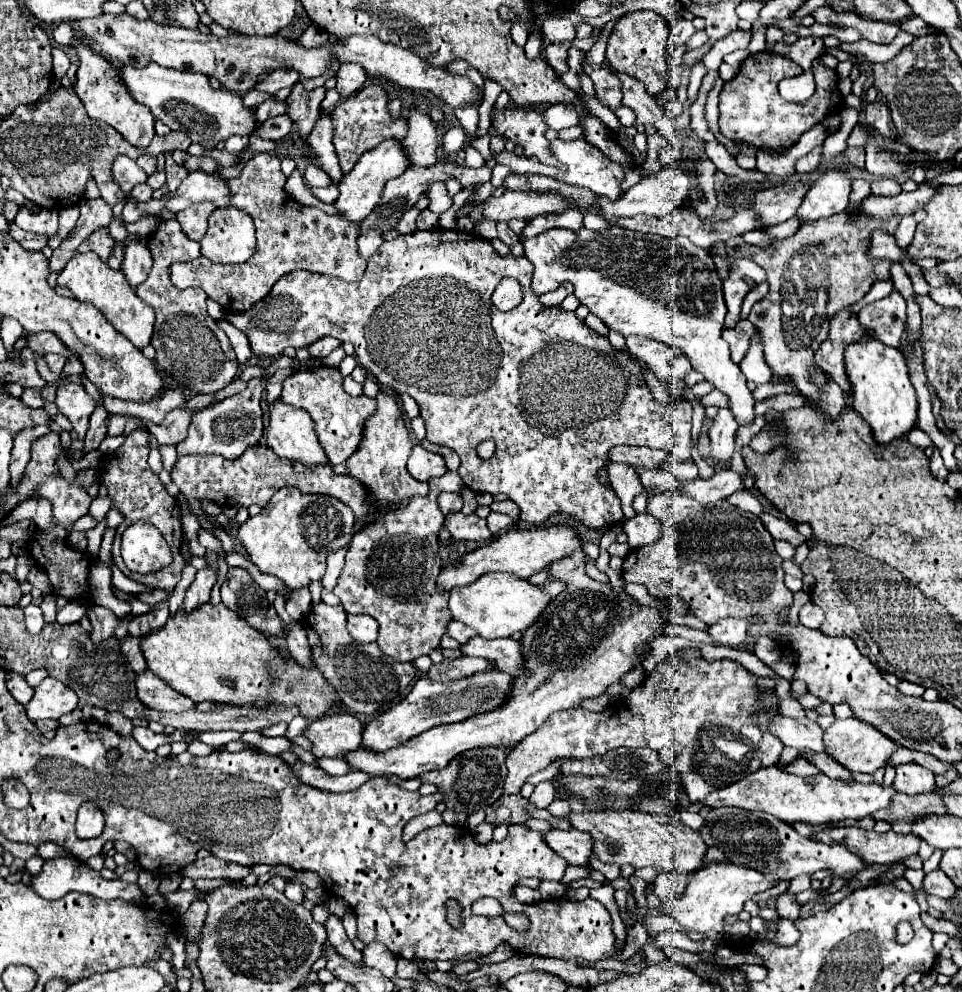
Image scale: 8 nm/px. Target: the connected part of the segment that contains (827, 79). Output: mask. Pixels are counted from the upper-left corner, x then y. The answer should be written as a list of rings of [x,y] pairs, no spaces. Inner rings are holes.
[[[761,51],[749,55],[737,77],[729,83],[725,83],[721,95],[719,95],[719,129],[721,133],[735,141],[735,143],[749,143],[757,149],[765,151],[781,151],[789,149],[797,143],[797,139],[809,131],[813,125],[821,123],[827,115],[841,111],[843,107],[843,95],[839,91],[839,77],[835,69],[829,69],[821,63],[821,57],[813,61],[813,75],[815,75],[815,93],[803,101],[803,103],[789,103],[779,95],[779,81],[787,77],[801,75],[803,69],[793,63],[791,59],[785,59],[781,55],[775,55],[771,51]]]

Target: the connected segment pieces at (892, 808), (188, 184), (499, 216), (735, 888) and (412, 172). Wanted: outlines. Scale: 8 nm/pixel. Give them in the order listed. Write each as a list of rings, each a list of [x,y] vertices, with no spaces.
[[[895,793],[893,801],[889,803],[887,809],[881,809],[873,815],[873,819],[883,819],[891,823],[893,831],[897,833],[911,833],[911,825],[927,815],[943,815],[945,805],[943,797],[933,793],[933,795],[901,795]]]
[[[193,171],[187,175],[187,179],[181,183],[181,187],[175,193],[171,193],[169,197],[151,199],[149,203],[137,203],[137,207],[141,211],[145,211],[147,215],[153,215],[163,207],[177,213],[199,201],[211,201],[215,207],[223,209],[229,205],[229,197],[231,197],[231,191],[229,191],[225,179],[215,179],[213,175],[207,175],[203,171]]]
[[[505,191],[501,197],[489,197],[483,207],[483,221],[509,221],[513,217],[531,219],[549,211],[565,211],[565,199],[561,195],[519,195]]]
[[[729,861],[709,863],[707,867],[699,869],[691,877],[691,881],[681,897],[677,897],[675,901],[663,901],[661,909],[663,909],[663,913],[673,915],[687,929],[695,929],[701,935],[711,937],[711,939],[717,939],[717,937],[723,939],[723,935],[725,935],[723,933],[723,923],[725,923],[723,919],[727,915],[741,913],[745,901],[749,901],[755,893],[761,893],[761,891],[767,891],[767,889],[779,885],[779,881],[781,879],[777,875],[765,875],[757,869],[735,865]]]
[[[439,161],[431,167],[409,167],[409,171],[401,173],[399,177],[391,179],[387,185],[385,185],[385,191],[383,191],[383,197],[381,197],[381,207],[377,207],[377,211],[371,211],[363,221],[361,221],[361,239],[359,239],[359,251],[361,251],[361,257],[363,259],[369,259],[369,255],[373,255],[377,251],[377,247],[383,243],[383,233],[393,229],[395,223],[399,221],[399,217],[403,217],[405,211],[409,211],[419,195],[435,181],[447,181],[451,177],[455,177],[463,189],[475,189],[487,181],[491,181],[491,169],[489,167],[481,167],[481,169],[471,169],[467,165],[457,165],[455,161]]]

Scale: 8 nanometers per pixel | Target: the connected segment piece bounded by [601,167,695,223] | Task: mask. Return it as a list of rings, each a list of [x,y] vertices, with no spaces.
[[[663,167],[659,173],[651,175],[651,177],[643,177],[637,185],[633,185],[629,191],[623,193],[621,199],[617,201],[609,201],[609,199],[601,199],[601,213],[605,215],[605,219],[609,223],[615,223],[617,217],[633,217],[639,213],[645,215],[667,215],[671,211],[675,211],[689,189],[689,183],[695,179],[695,175],[687,175],[683,169],[673,169],[673,167]]]

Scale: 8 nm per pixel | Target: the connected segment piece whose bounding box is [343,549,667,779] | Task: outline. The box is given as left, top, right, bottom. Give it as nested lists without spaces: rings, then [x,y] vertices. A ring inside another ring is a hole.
[[[583,549],[557,559],[549,565],[549,571],[555,579],[567,581],[569,589],[557,595],[545,609],[545,615],[525,631],[521,639],[525,647],[525,667],[529,667],[533,675],[515,679],[509,701],[497,711],[473,715],[461,723],[433,727],[433,731],[425,731],[425,735],[417,735],[417,739],[409,739],[409,743],[393,751],[377,753],[363,747],[349,751],[343,759],[349,763],[351,771],[363,771],[371,777],[395,775],[399,779],[415,779],[425,771],[445,767],[449,759],[467,749],[513,747],[525,735],[537,731],[551,713],[579,707],[585,697],[599,697],[627,671],[643,663],[643,659],[637,657],[637,647],[647,647],[651,637],[663,633],[667,617],[661,611],[643,607],[631,595],[617,595],[611,585],[589,579],[585,575]]]

